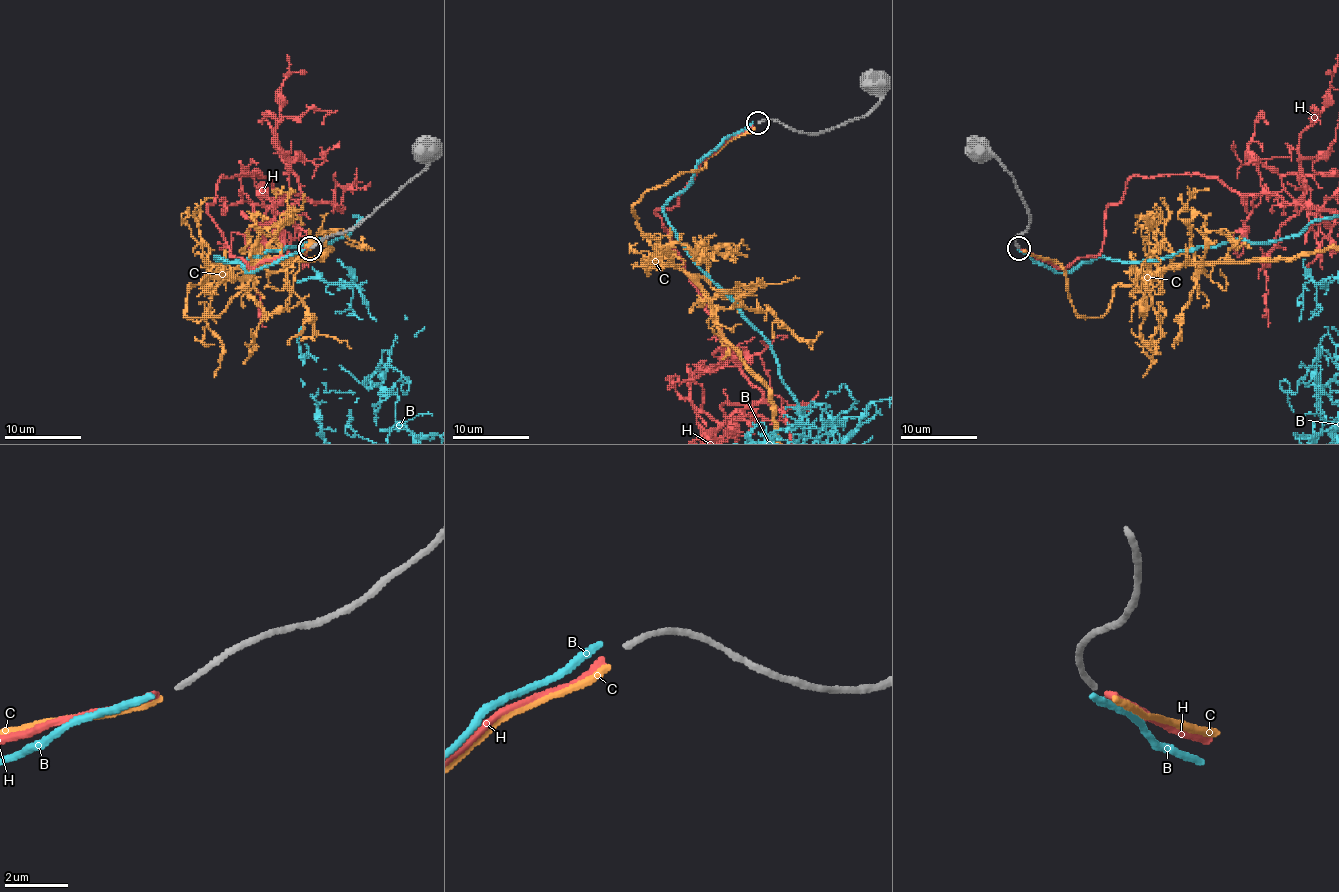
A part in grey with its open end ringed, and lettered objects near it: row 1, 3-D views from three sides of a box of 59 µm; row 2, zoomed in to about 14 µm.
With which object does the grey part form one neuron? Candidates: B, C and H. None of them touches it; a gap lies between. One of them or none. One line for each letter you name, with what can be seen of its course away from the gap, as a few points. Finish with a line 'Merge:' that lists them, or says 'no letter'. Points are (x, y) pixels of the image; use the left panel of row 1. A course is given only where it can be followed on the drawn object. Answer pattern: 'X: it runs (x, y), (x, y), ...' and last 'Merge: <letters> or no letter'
Merge: H

